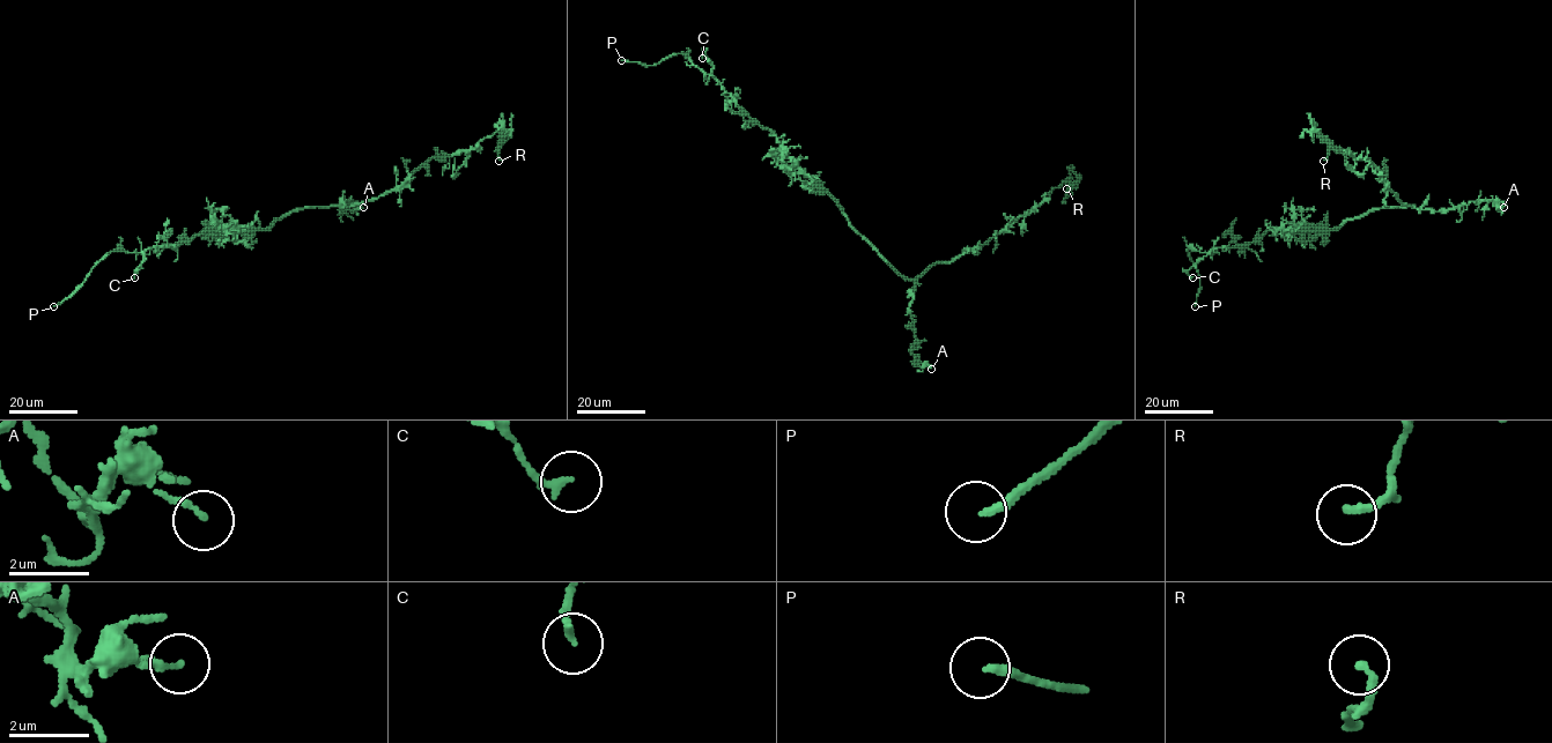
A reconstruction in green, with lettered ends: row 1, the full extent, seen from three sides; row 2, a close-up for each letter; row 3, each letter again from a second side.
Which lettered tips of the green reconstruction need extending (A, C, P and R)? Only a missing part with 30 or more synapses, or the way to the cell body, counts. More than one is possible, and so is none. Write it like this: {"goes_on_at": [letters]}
{"goes_on_at": ["P"]}

